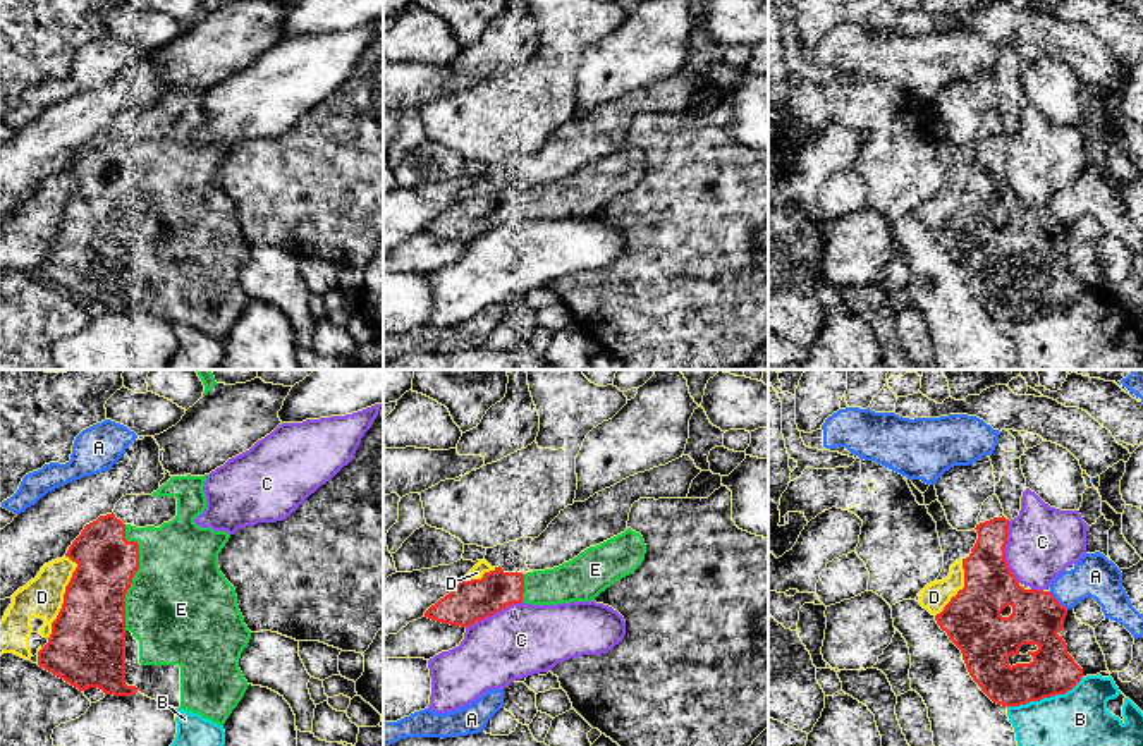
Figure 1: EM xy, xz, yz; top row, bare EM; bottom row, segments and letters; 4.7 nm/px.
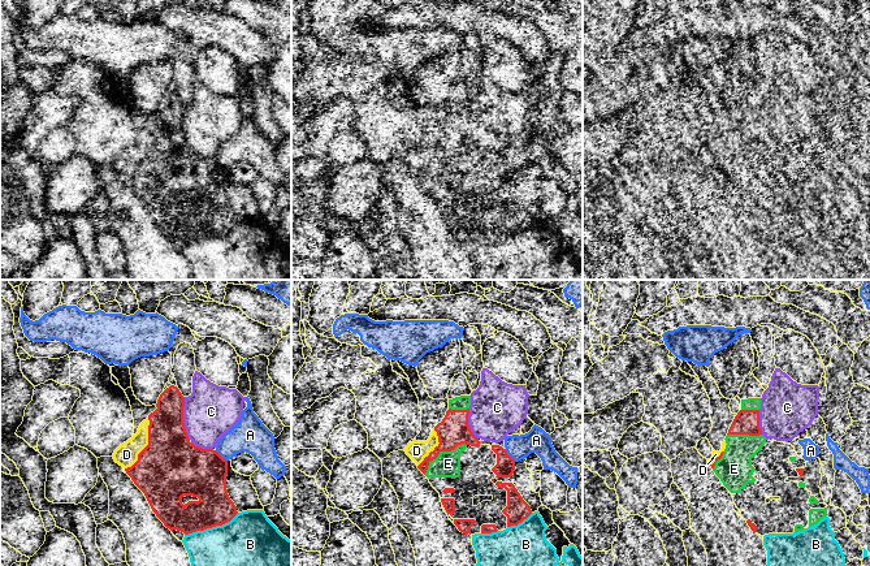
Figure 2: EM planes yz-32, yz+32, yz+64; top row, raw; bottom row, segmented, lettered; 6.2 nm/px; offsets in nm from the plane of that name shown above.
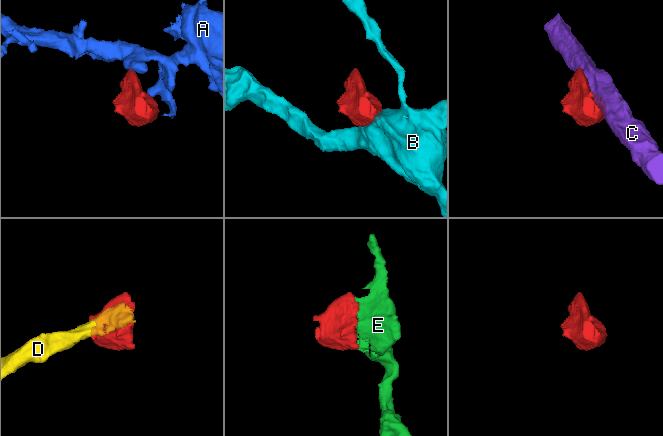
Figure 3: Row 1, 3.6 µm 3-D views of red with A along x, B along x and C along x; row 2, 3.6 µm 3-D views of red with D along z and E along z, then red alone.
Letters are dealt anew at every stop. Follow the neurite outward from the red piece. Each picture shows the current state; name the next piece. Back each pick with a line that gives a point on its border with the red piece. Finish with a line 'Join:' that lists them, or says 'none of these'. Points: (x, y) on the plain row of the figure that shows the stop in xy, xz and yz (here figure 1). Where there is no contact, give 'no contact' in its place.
E: contact xy (134, 188)
Join: E

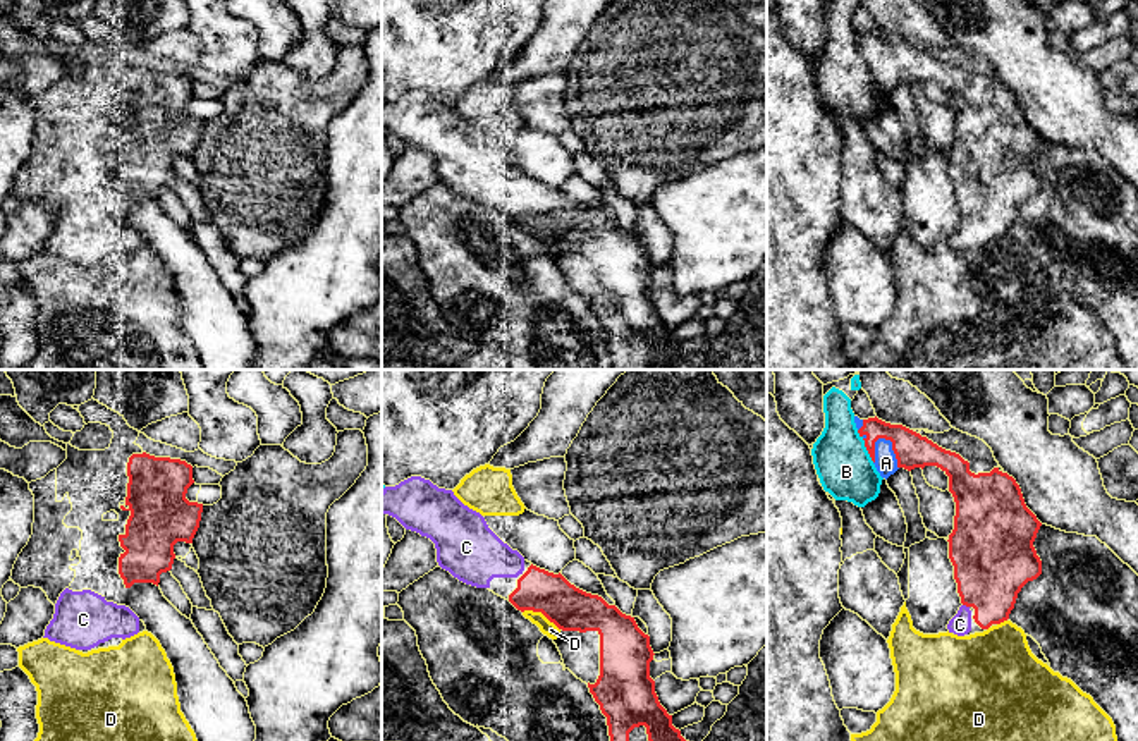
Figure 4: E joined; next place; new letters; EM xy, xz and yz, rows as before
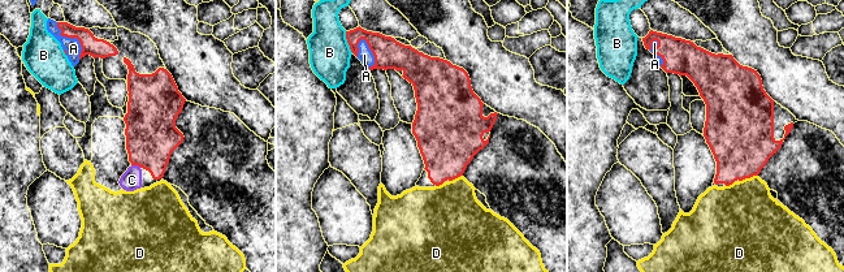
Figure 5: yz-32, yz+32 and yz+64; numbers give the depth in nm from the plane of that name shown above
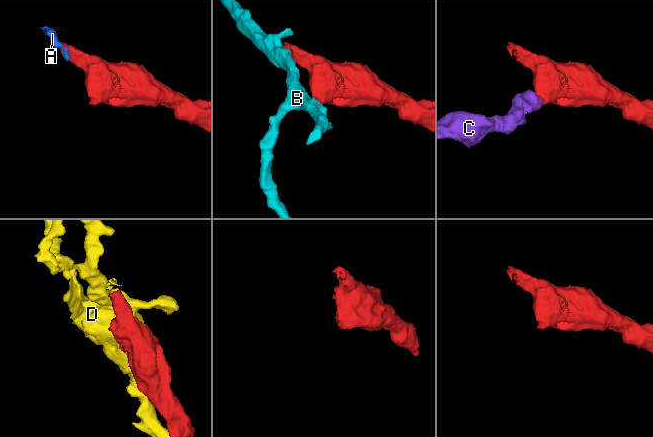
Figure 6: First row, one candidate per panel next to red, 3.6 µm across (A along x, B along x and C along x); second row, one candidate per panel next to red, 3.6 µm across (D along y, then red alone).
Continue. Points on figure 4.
A: contact yz (893, 64)
C: contact yz (966, 220)
Join: A, C

